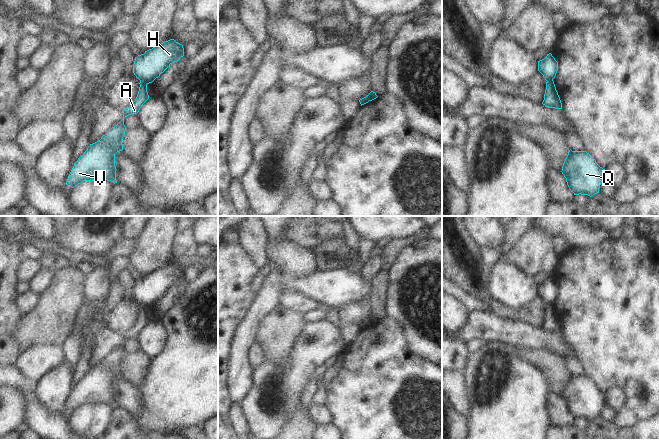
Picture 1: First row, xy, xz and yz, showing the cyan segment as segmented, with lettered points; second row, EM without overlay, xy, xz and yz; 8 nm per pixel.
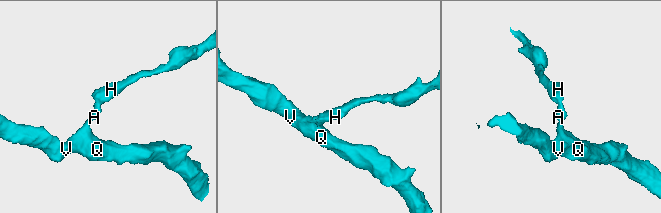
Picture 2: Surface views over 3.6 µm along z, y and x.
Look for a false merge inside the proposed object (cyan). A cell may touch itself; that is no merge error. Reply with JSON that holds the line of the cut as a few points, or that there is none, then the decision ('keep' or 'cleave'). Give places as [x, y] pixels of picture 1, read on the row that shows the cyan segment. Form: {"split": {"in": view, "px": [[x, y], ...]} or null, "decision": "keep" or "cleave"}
{"split": {"in": "xy", "px": [[140, 80], [146, 84]]}, "decision": "cleave"}

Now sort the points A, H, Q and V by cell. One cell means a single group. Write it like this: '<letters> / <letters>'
A Q V / H

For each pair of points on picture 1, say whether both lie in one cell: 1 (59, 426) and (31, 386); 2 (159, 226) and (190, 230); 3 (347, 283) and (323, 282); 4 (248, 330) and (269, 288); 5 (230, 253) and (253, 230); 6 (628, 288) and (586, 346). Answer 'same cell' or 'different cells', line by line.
1: same cell
2: different cells
3: same cell
4: same cell
5: different cells
6: same cell

